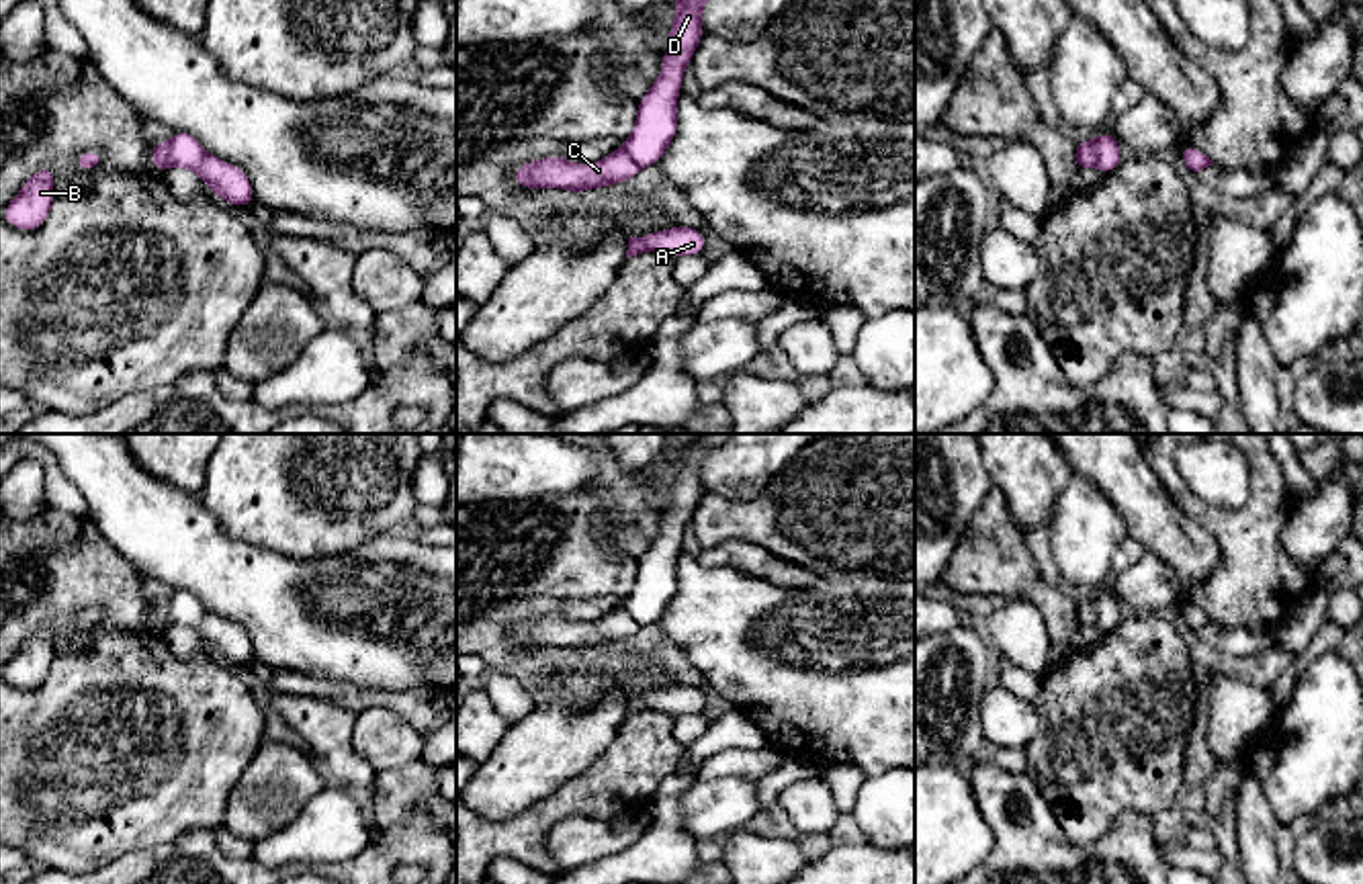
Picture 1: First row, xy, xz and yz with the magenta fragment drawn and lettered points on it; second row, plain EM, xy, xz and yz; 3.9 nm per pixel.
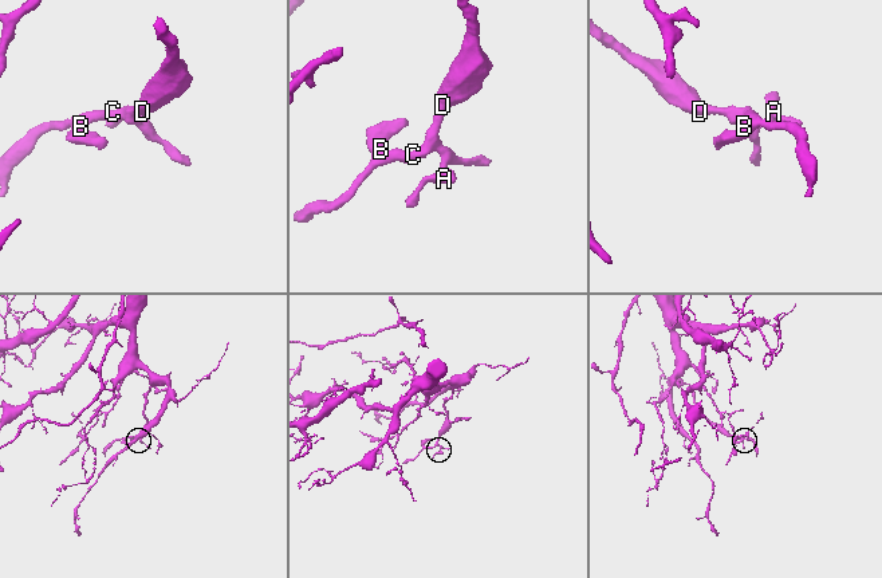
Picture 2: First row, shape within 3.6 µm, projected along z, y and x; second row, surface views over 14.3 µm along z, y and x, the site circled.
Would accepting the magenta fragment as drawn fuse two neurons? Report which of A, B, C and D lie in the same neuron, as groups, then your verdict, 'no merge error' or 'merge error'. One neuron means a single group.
A D / B C | merge error

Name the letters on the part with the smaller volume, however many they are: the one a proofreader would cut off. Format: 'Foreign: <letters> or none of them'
Foreign: B, C

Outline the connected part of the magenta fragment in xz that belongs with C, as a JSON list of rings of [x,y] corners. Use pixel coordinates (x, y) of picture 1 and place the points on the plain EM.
[[[616,606],[612,612],[591,622],[575,622],[559,614],[532,618],[518,624],[512,630],[512,638],[530,649],[563,647],[579,653],[583,649],[626,640],[634,636],[639,628],[641,626],[626,610]]]

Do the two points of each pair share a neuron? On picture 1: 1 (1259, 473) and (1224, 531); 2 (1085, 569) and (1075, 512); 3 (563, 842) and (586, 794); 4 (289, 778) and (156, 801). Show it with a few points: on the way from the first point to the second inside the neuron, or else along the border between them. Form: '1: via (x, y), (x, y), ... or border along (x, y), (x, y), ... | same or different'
1: via (1259, 490), (1259, 502), (1241, 520) | same
2: via (1083, 555), (1083, 526) | same
3: border along (623, 809), (567, 815), (547, 852) | different
4: border along (260, 747), (230, 794), (224, 825) | different

